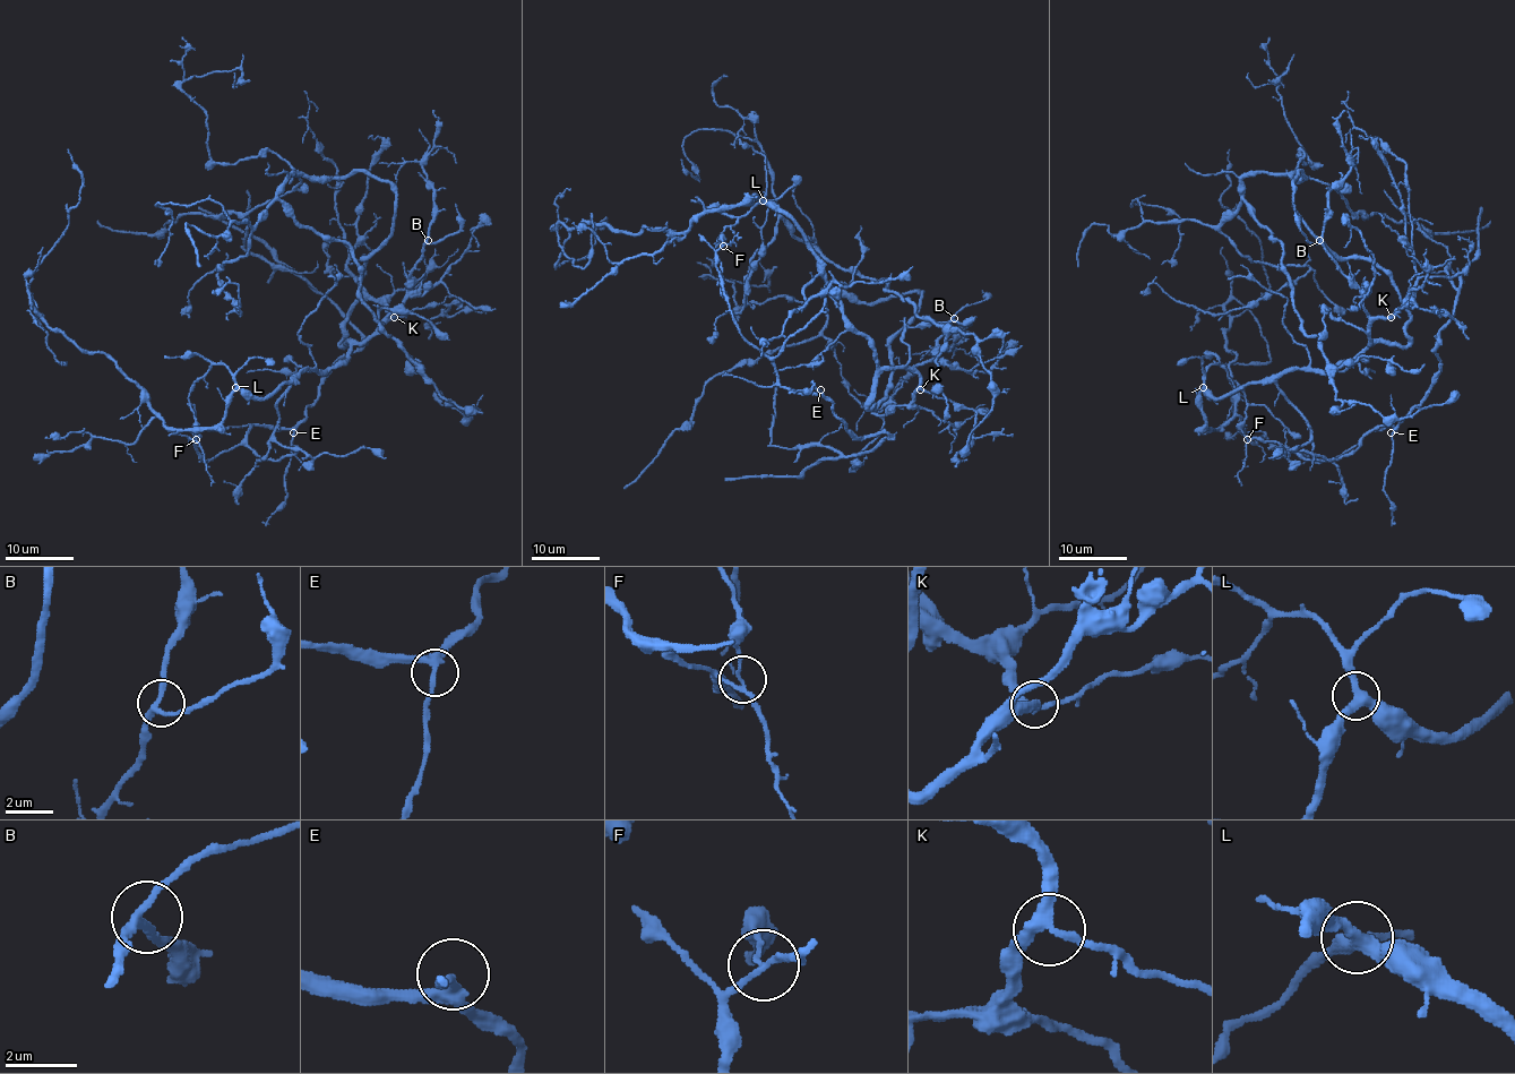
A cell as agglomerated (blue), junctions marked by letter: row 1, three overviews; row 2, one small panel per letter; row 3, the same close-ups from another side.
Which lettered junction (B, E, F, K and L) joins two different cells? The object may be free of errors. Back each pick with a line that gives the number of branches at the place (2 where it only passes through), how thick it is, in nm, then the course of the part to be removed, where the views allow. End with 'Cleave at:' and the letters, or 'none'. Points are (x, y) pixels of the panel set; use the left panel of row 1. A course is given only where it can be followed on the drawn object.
F: 3 branches meet; 130 nm thick; foreign part runs (197, 439), (205, 462), (252, 426), (293, 428), (323, 378), (361, 344), (320, 293), (246, 249), (248, 189)
Cleave at: F

